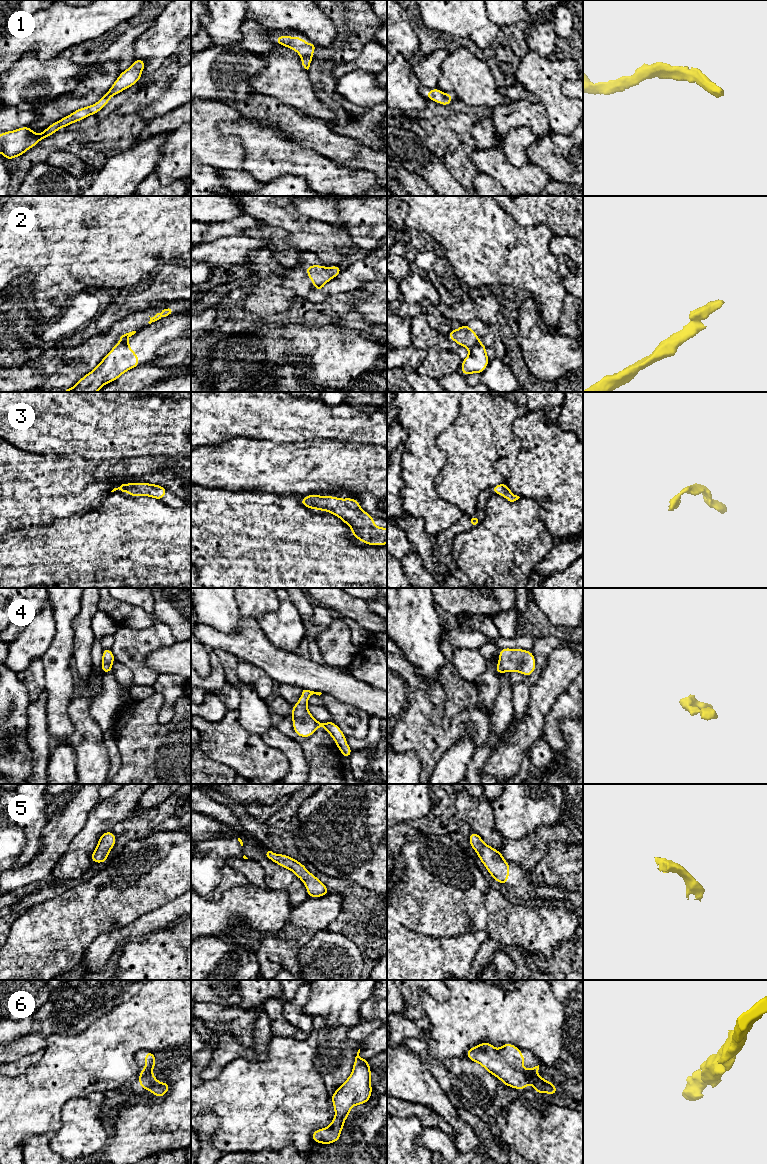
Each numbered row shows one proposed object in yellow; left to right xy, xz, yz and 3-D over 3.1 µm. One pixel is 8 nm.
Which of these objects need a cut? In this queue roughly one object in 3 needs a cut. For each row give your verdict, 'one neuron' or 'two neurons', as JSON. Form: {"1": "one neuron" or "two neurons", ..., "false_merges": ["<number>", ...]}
{"1": "one neuron", "2": "two neurons", "3": "one neuron", "4": "one neuron", "5": "one neuron", "6": "one neuron", "false_merges": ["2"]}

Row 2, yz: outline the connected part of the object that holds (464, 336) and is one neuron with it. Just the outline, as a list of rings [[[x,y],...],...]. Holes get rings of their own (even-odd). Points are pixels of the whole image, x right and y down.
[[[468,324],[461,325],[457,330],[451,329],[447,336],[459,346],[464,346],[469,350],[478,340],[478,335],[468,326]]]

